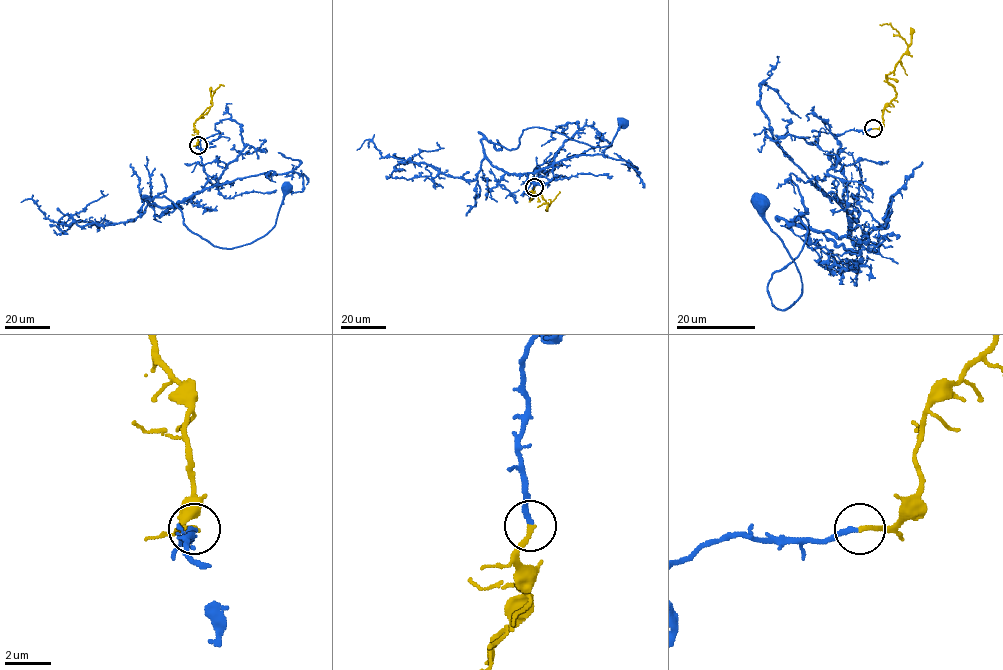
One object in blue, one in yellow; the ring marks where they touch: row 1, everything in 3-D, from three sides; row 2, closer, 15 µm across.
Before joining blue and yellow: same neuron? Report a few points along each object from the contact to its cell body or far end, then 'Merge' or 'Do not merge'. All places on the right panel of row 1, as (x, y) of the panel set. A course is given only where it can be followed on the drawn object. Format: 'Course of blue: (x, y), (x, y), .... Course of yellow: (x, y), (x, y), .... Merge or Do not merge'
Course of blue: (872, 128), (837, 137), (849, 232), (787, 222), (807, 229), (767, 286), (784, 310), (800, 273), (759, 202). Course of yellow: (873, 128), (883, 122), (884, 109), (896, 92), (887, 74), (894, 69), (907, 45), (889, 24), (880, 24). Merge

